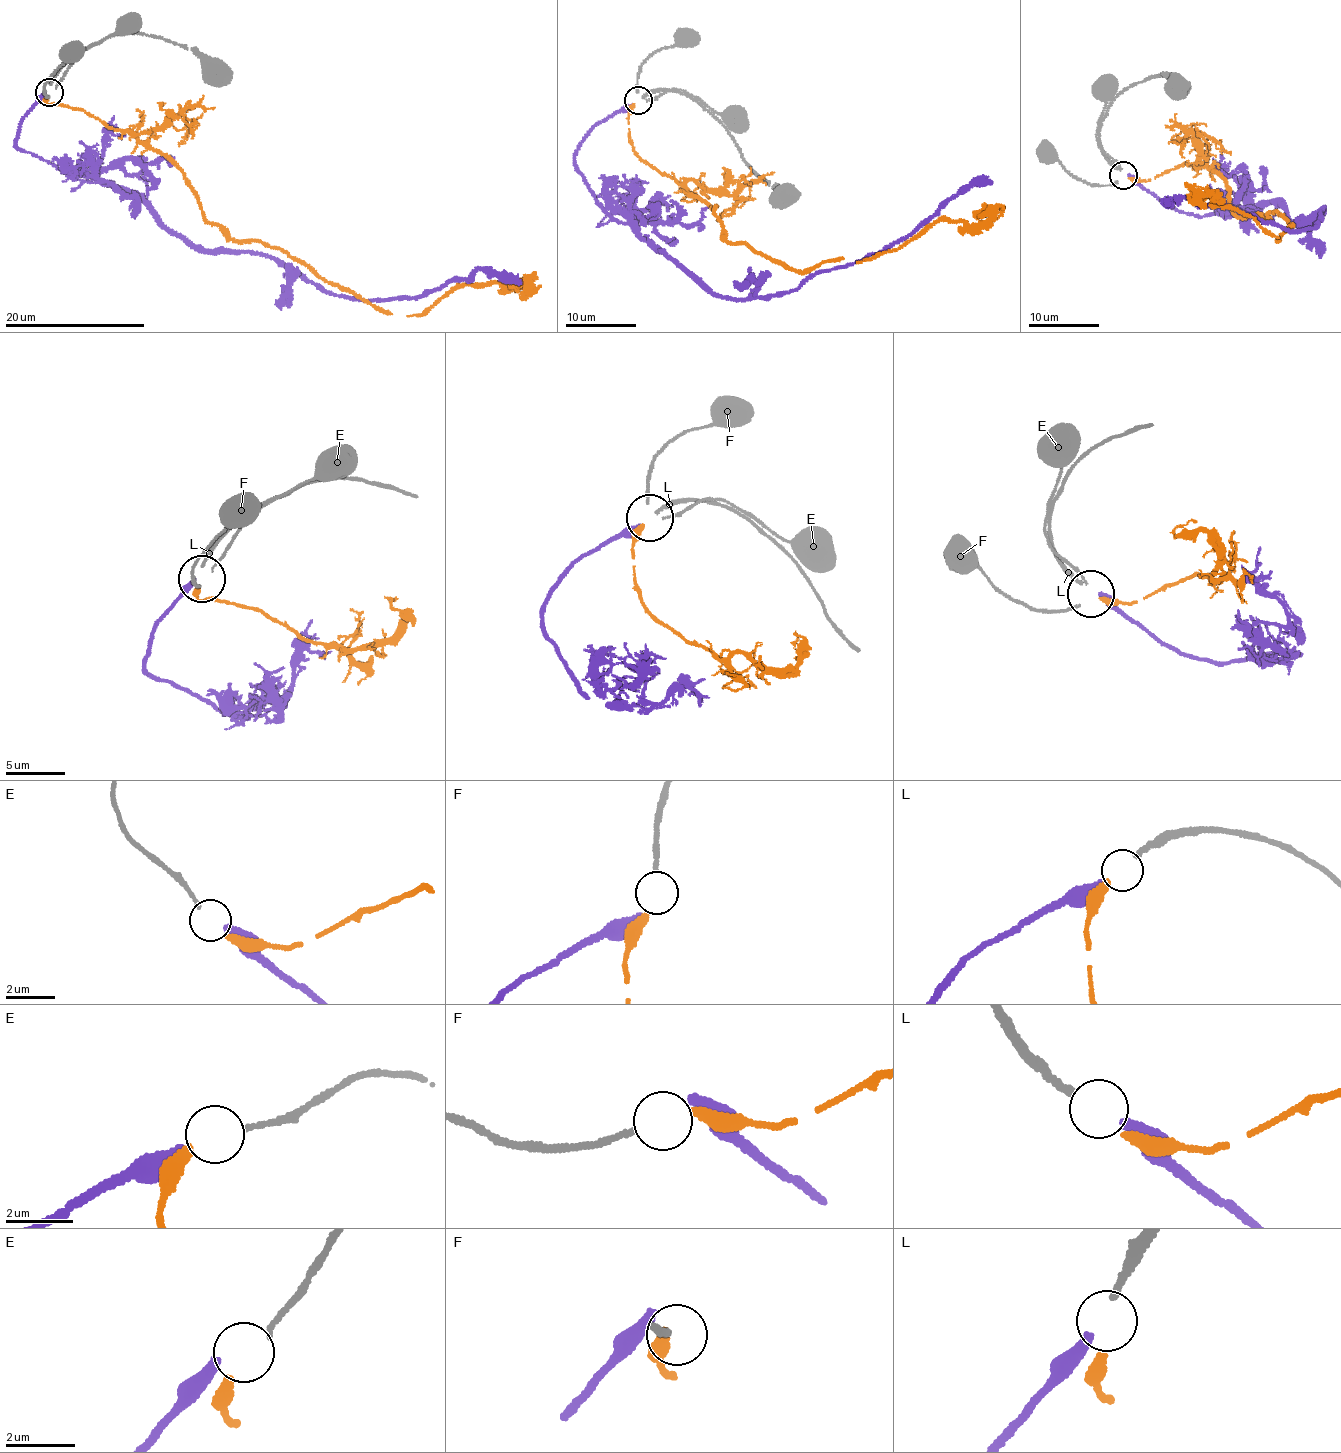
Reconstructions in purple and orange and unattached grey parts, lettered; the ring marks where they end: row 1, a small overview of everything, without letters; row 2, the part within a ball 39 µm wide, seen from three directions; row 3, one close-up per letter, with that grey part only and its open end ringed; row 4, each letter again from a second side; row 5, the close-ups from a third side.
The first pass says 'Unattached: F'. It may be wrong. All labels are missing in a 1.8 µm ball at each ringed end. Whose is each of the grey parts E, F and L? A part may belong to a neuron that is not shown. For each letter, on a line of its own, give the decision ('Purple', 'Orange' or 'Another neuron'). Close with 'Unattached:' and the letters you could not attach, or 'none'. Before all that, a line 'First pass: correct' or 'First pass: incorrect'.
First pass: correct
E: Orange
F: Another neuron
L: Purple
Unattached: F

